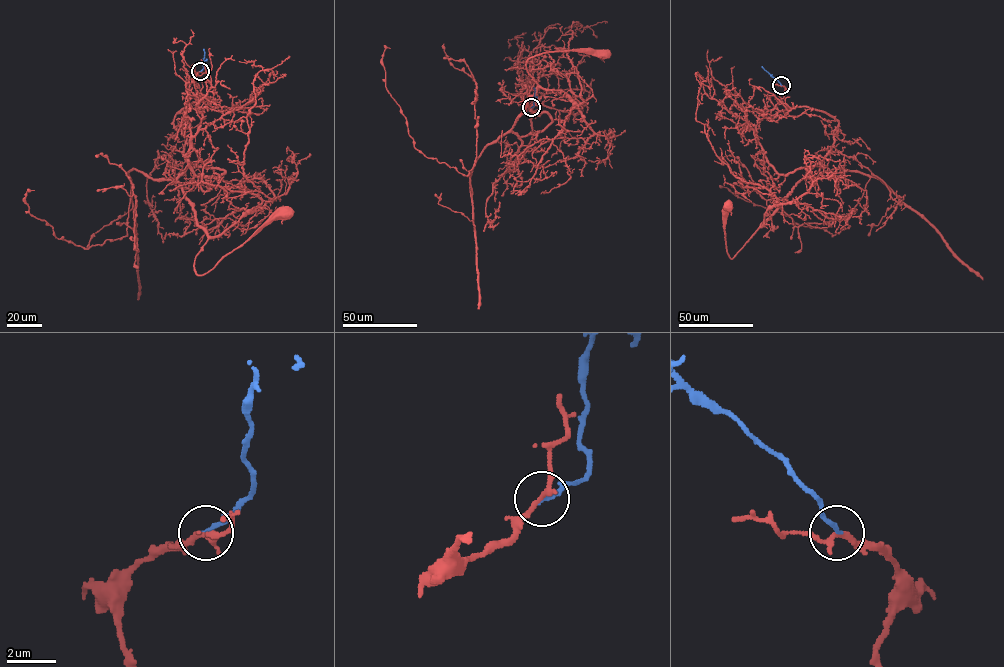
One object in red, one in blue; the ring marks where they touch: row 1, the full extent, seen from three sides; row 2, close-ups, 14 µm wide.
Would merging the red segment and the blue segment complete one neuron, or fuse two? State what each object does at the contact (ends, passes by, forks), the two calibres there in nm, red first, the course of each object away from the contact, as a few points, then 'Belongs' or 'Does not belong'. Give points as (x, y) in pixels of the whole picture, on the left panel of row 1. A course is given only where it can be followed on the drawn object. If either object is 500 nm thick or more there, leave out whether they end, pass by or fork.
At the ring red passes by. At the ring blue ends. Thickness 170 nm (red) against 170 nm. Course of red: (200, 71), (203, 101), (173, 120), (189, 165), (177, 181), (207, 238), (194, 271), (208, 272), (287, 212). Course of blue: (200, 71), (203, 68), (203, 49). Belongs

